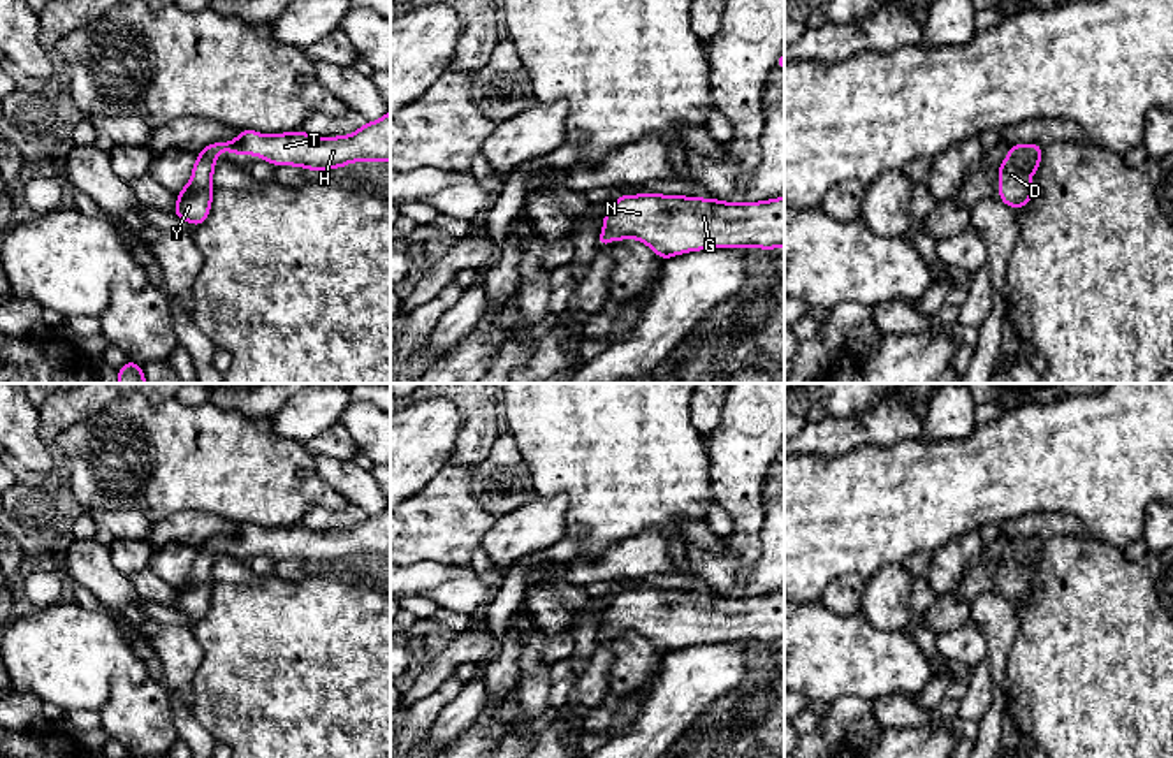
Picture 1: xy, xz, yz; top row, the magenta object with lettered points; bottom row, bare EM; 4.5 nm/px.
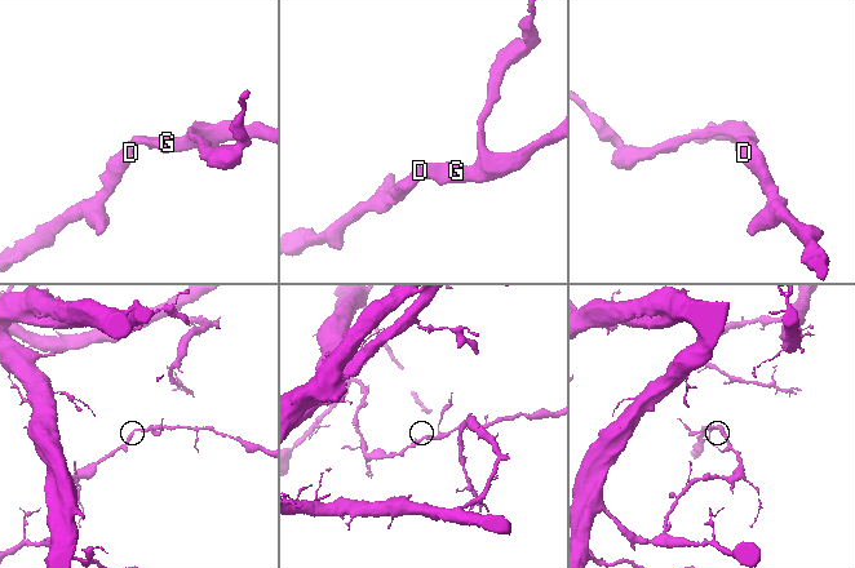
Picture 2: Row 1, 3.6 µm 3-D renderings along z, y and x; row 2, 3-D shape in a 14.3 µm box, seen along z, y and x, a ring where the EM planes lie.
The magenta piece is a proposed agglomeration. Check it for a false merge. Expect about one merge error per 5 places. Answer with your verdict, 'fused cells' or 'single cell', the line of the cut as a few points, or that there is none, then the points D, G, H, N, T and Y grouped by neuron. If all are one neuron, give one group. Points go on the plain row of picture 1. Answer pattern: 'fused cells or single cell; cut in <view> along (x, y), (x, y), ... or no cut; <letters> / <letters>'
single cell; no cut; D G H N T Y

